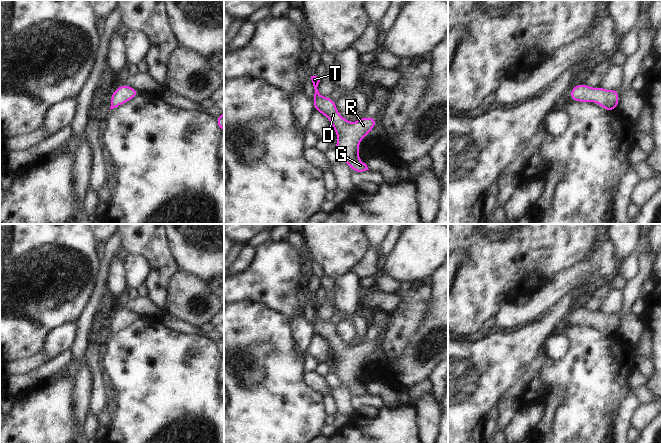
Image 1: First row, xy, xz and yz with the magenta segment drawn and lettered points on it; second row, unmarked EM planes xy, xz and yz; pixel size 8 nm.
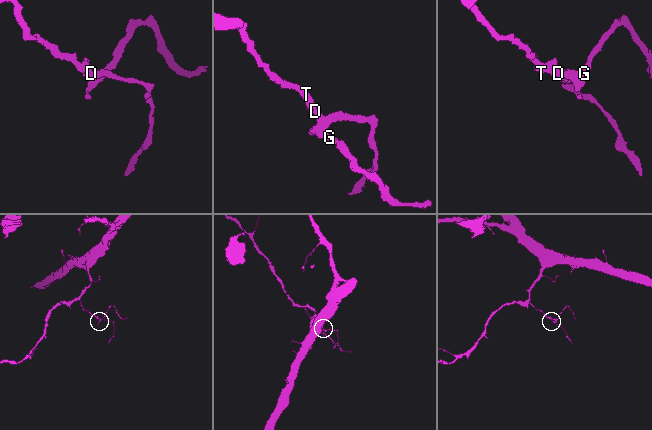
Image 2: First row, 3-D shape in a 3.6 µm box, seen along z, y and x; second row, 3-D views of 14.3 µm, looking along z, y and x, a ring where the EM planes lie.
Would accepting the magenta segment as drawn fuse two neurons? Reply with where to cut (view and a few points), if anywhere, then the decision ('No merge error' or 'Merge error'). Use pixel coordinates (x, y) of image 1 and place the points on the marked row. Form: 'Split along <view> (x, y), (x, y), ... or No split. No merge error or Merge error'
No split. No merge error

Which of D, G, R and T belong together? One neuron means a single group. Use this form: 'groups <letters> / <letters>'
groups D G R T

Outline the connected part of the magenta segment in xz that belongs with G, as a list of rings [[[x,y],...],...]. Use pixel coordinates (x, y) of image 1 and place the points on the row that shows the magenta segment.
[[[315,75],[311,76],[311,80],[315,89],[312,100],[314,110],[327,117],[334,127],[338,136],[335,150],[339,153],[341,161],[347,162],[351,171],[363,172],[369,170],[367,165],[358,157],[359,143],[375,127],[376,117],[361,117],[356,122],[351,123],[339,114],[336,101],[333,101],[330,97],[320,95],[317,89],[320,78]]]

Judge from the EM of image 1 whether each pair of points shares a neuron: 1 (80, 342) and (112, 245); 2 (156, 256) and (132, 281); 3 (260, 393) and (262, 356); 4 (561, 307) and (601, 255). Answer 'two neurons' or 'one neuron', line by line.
1: one neuron
2: two neurons
3: one neuron
4: two neurons

